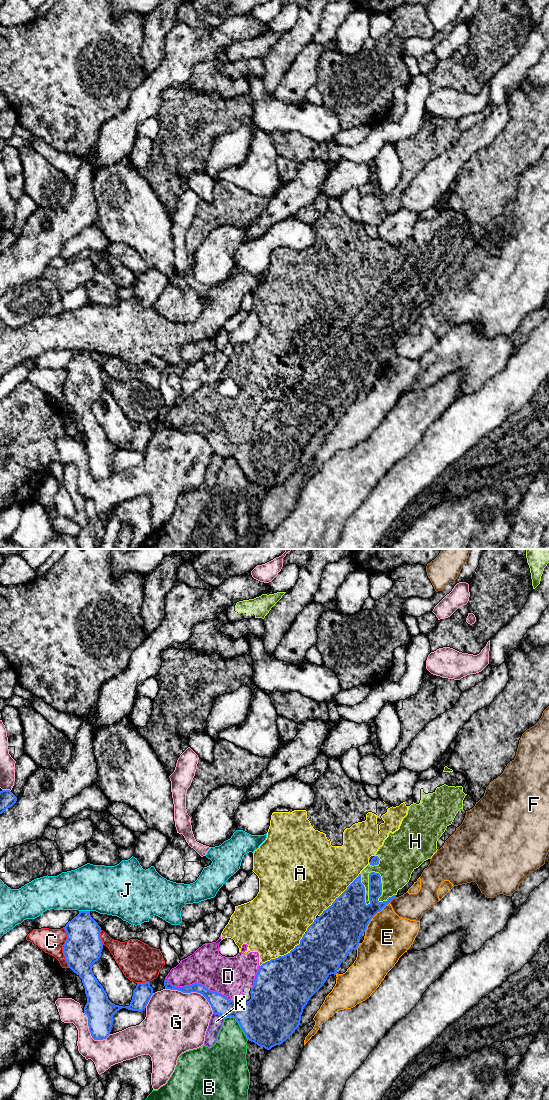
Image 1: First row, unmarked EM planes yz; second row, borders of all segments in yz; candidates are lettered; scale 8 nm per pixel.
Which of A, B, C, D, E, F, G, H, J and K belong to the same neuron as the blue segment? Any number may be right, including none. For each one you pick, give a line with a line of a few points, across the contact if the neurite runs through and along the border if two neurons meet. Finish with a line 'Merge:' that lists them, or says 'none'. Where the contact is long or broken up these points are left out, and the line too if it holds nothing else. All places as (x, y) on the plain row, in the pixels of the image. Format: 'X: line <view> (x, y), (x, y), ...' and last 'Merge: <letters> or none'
Merge: H

